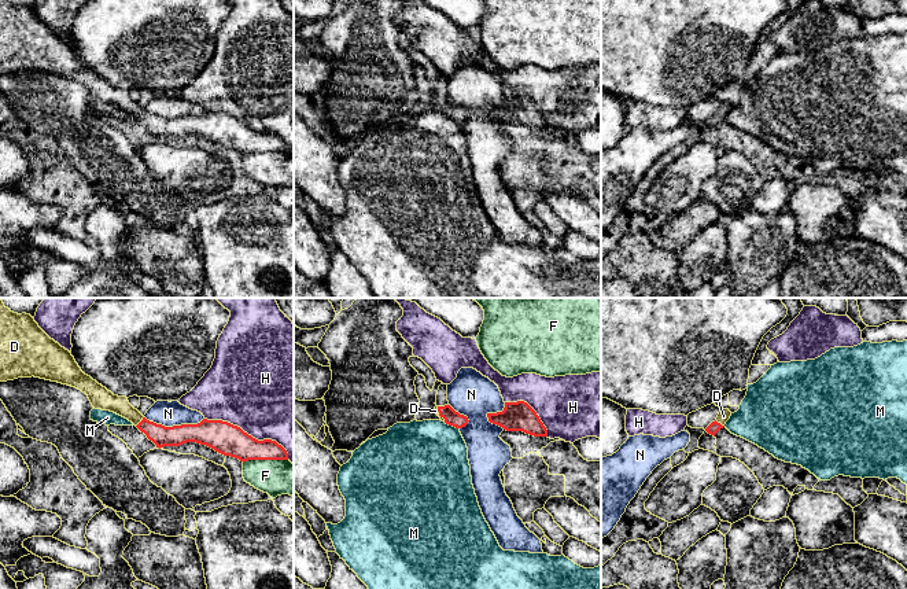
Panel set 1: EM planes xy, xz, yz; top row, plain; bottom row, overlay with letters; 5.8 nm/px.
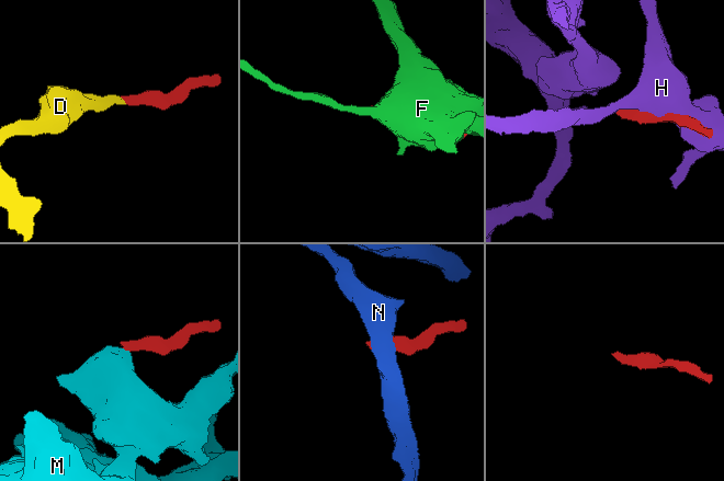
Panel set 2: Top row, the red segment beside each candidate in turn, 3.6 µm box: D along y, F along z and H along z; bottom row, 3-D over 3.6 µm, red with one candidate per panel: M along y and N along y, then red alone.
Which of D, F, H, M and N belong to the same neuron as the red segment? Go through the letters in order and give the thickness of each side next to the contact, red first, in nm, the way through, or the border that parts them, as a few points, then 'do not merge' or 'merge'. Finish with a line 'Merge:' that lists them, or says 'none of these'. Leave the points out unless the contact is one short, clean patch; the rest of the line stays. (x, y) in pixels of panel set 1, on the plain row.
D: 120/120 nm | across xy (161, 128), (140, 114), (120, 98), (104, 92) | merge
F: 190/200 nm | do not merge
H: 190/480 nm | do not merge
M: 90/460 nm | along xz (443, 114), (458, 121) | do not merge
N: 170/140 nm | along xy (144, 109), (165, 118), (196, 117), (203, 111) | do not merge
Merge: D

